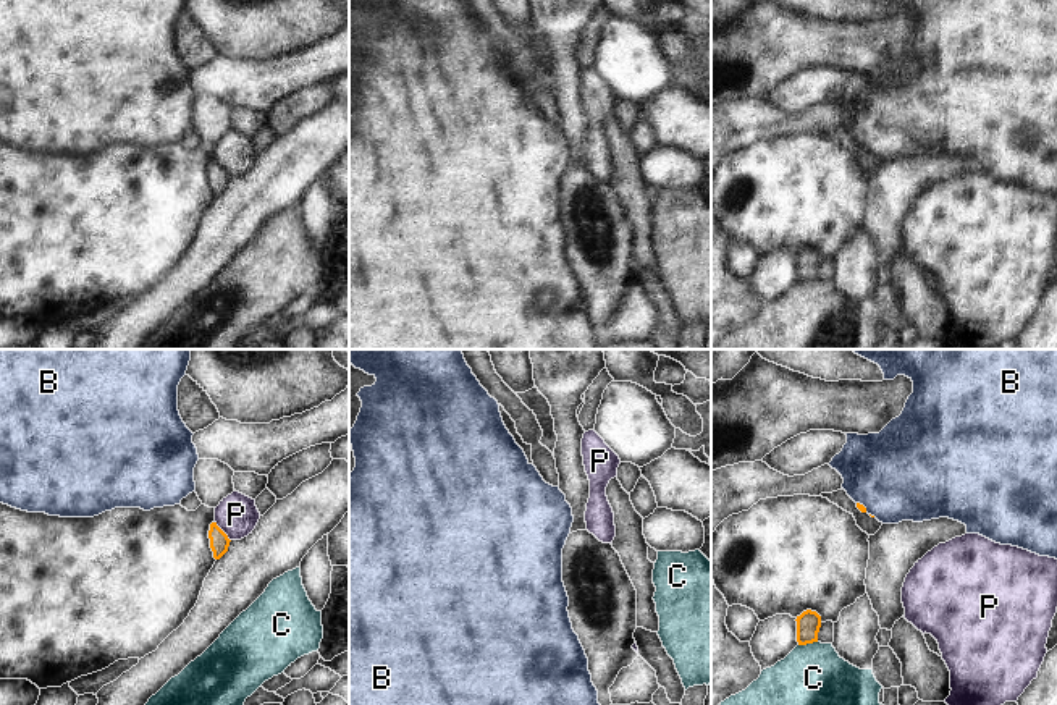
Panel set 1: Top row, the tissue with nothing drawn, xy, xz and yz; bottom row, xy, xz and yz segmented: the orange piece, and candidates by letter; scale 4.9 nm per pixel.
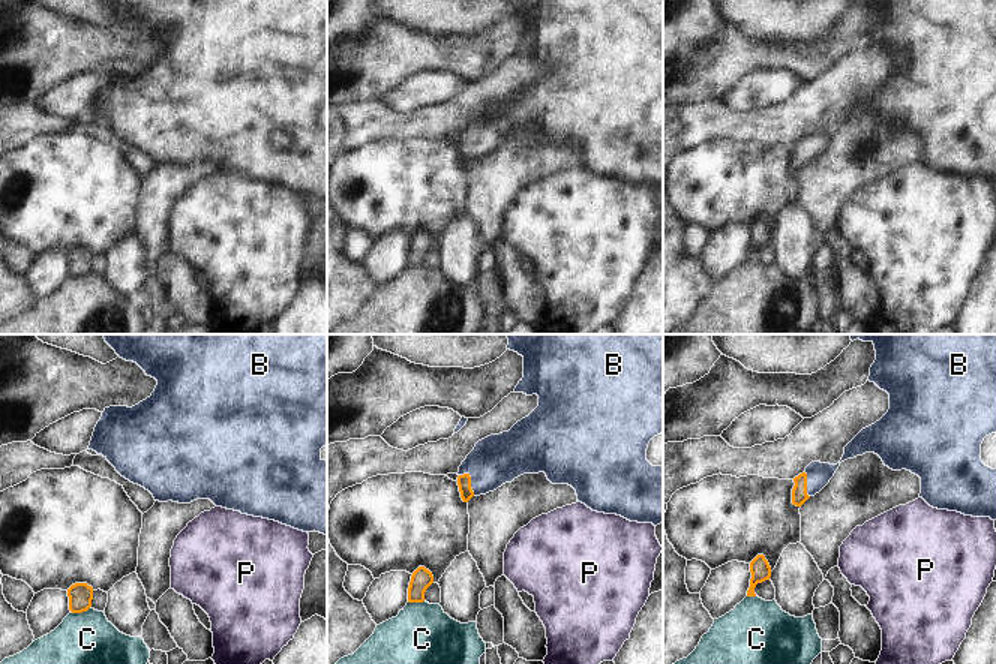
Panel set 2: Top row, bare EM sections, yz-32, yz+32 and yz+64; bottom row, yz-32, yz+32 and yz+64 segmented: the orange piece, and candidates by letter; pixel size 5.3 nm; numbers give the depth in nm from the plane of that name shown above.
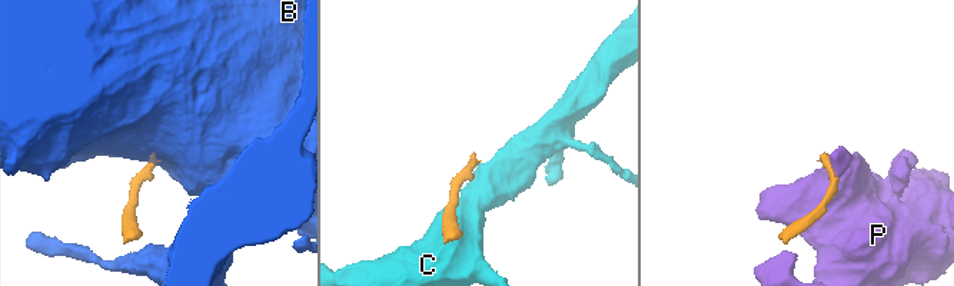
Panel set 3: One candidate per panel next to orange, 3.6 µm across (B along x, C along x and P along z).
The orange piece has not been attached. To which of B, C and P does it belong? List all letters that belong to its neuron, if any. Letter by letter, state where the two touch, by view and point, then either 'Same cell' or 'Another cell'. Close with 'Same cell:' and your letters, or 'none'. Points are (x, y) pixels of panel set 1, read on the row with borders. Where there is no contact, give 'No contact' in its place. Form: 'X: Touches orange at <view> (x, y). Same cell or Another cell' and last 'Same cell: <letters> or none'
B: Touches orange at yz (863, 506). Same cell
C: Touches orange at yz (807, 642). Another cell
P: Touches orange at xy (222, 531). Another cell
Same cell: B

